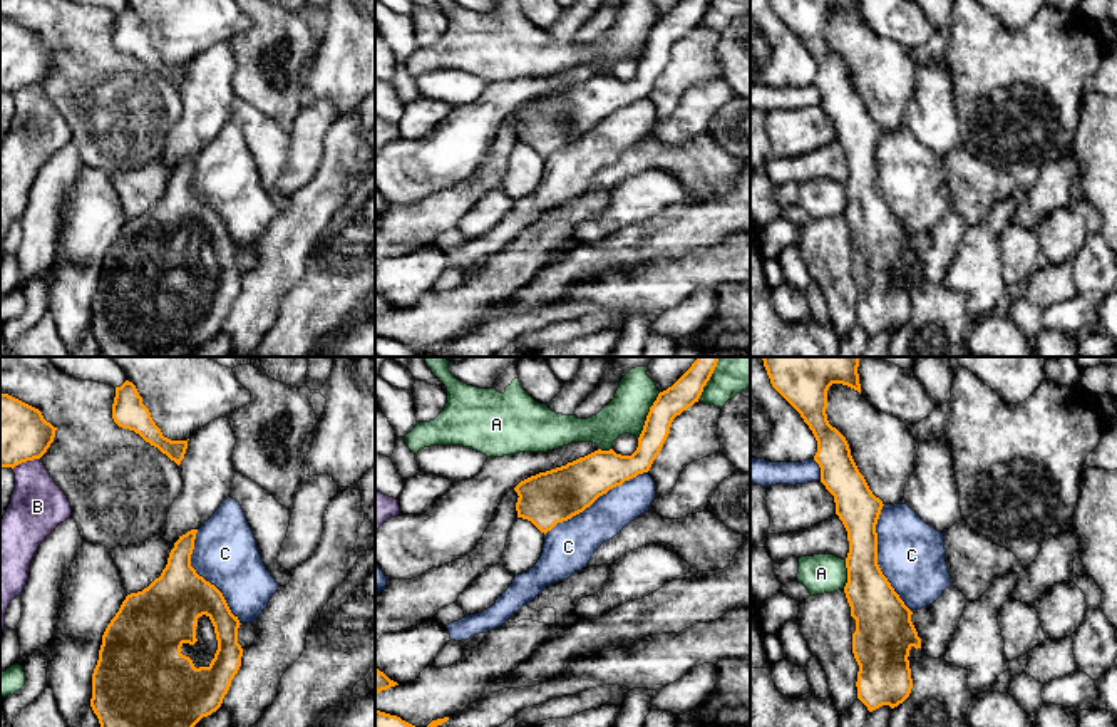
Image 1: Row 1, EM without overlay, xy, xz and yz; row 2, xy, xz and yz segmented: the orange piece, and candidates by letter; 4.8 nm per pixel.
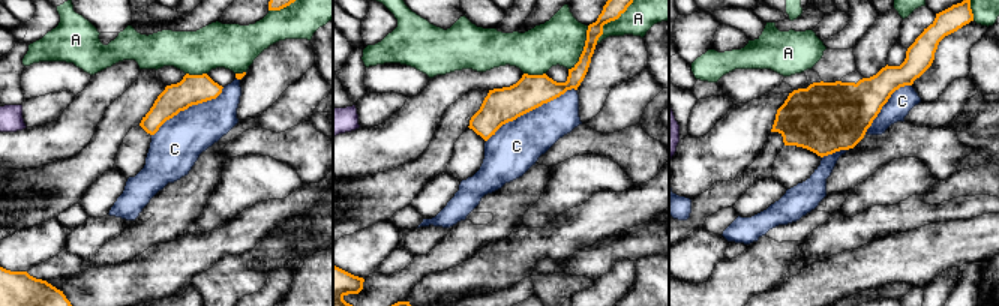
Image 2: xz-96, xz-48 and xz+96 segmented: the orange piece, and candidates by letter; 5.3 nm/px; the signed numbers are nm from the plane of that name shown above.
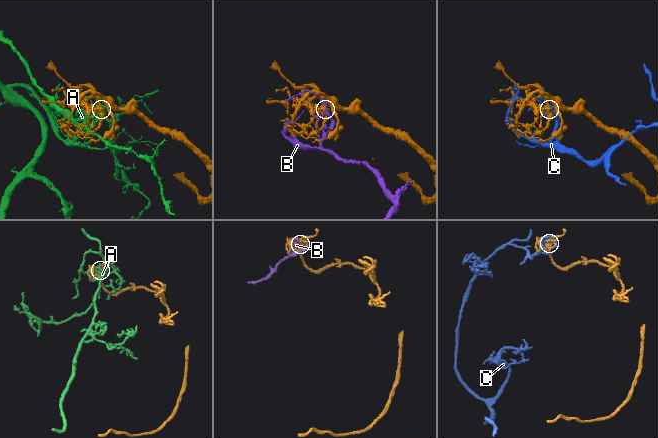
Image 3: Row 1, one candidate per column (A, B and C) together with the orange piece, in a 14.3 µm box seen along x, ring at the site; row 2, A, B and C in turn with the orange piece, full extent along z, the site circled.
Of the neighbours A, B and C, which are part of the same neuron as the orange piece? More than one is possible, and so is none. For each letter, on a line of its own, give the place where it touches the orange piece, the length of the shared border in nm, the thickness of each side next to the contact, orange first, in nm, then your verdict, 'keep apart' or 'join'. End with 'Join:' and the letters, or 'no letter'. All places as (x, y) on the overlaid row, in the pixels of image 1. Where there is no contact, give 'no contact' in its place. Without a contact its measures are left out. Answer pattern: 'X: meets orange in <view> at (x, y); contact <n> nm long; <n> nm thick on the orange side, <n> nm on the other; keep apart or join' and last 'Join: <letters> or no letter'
A: meets orange in xz at (647, 416); contact 260 nm long; 140 nm thick on the orange side, 190 nm on the other; keep apart
B: meets orange in xy at (25, 461); contact 140 nm long; 360 nm thick on the orange side, 260 nm on the other; keep apart
C: meets orange in yz at (876, 558); contact 550 nm long; 240 nm thick on the orange side, 320 nm on the other; keep apart
Join: no letter

